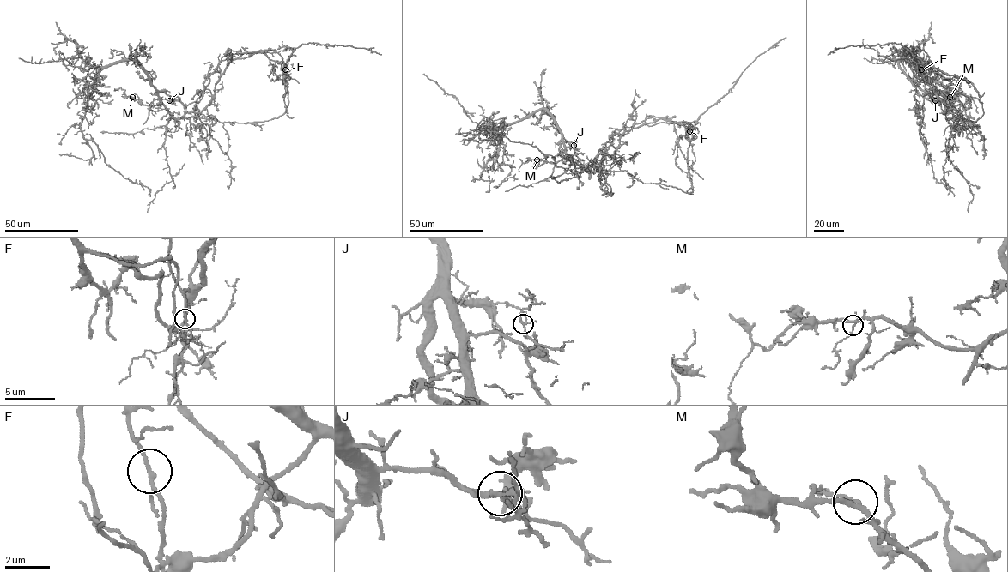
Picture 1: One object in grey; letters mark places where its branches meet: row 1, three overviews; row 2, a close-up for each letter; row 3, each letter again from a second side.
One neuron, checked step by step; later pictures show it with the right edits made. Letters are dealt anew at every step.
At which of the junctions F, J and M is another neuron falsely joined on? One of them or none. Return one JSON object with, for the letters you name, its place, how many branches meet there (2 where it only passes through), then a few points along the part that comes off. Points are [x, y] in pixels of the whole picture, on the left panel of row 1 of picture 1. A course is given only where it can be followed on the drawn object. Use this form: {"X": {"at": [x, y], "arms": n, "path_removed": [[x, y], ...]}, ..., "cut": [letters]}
{"F": {"at": [285, 69], "arms": 3, "path_removed": [[285, 69], [284, 75], [288, 60], [294, 50], [310, 42], [364, 48], [381, 55]]}, "cut": ["F"]}

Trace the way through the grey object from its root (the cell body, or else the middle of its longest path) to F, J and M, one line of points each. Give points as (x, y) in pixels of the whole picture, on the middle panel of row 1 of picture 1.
F: (589, 169), (598, 154), (612, 155), (615, 153), (624, 132), (642, 124), (677, 123), (686, 126), (689, 131)
J: (589, 169), (582, 168), (566, 154), (566, 147), (574, 148), (573, 145)
M: (589, 169), (566, 157), (555, 163), (537, 159)

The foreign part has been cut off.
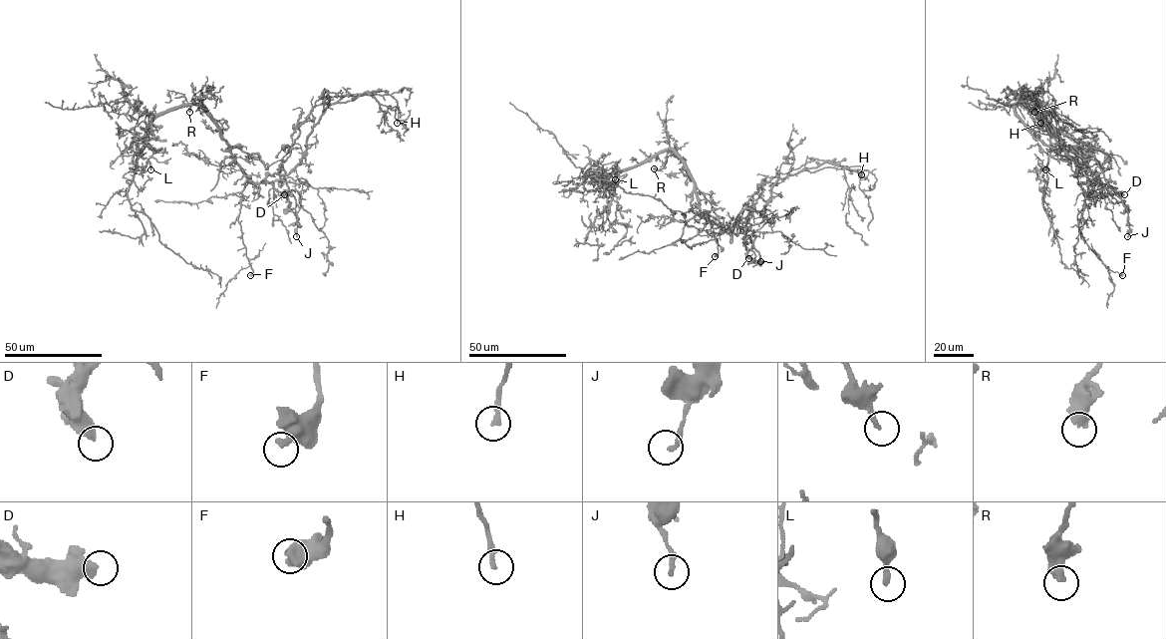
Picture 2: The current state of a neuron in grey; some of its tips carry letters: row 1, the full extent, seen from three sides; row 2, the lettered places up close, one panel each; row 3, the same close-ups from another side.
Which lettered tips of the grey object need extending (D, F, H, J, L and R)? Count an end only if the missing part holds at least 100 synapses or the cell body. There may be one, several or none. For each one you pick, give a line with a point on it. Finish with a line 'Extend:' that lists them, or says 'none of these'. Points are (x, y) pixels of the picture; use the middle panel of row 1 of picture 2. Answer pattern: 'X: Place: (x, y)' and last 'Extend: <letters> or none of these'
Extend: none of these

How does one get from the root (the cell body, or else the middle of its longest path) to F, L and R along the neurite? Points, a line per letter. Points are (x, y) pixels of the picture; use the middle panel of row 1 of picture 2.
F: (696, 186), (699, 209), (711, 220), (708, 222), (703, 214), (707, 214), (717, 244), (715, 256)
L: (696, 186), (690, 171), (672, 150), (660, 152), (624, 168), (611, 183), (600, 181), (612, 171), (615, 179)
R: (696, 186), (690, 171), (672, 150), (667, 151), (671, 154), (664, 167), (654, 168)

